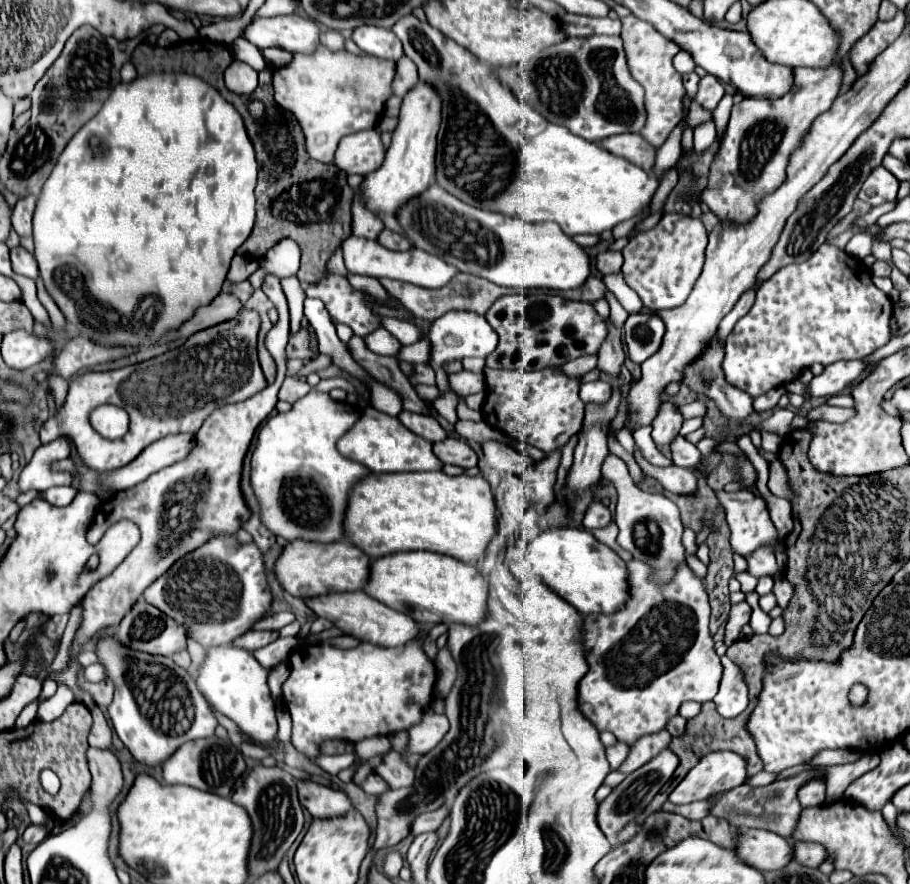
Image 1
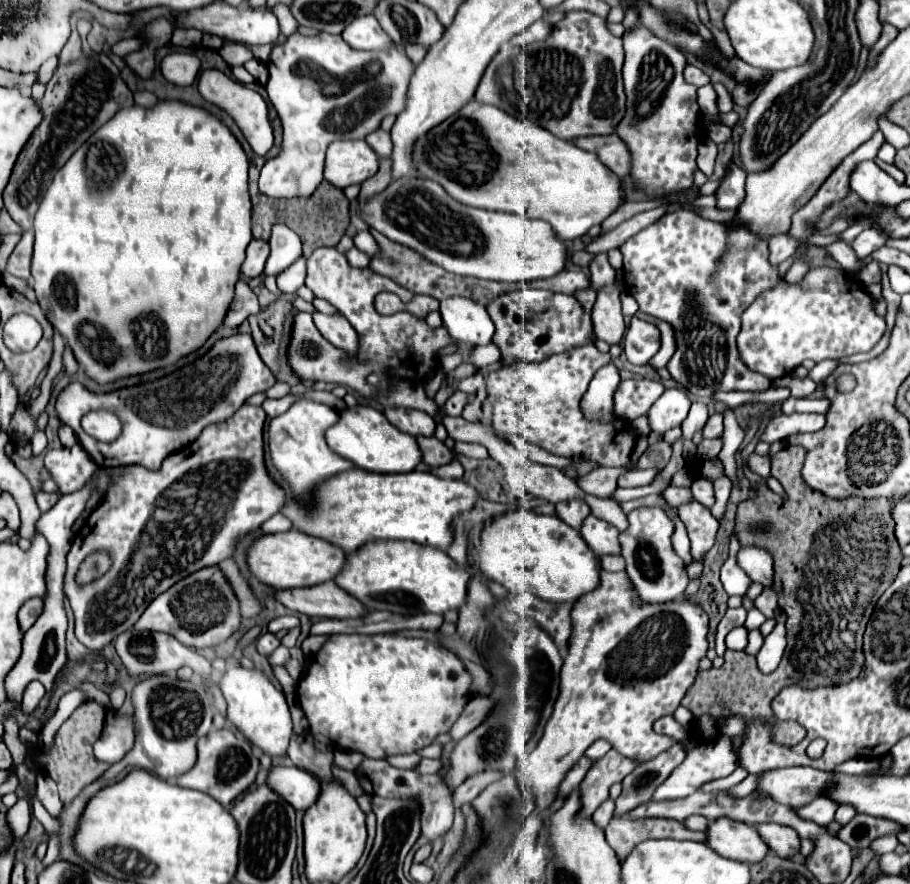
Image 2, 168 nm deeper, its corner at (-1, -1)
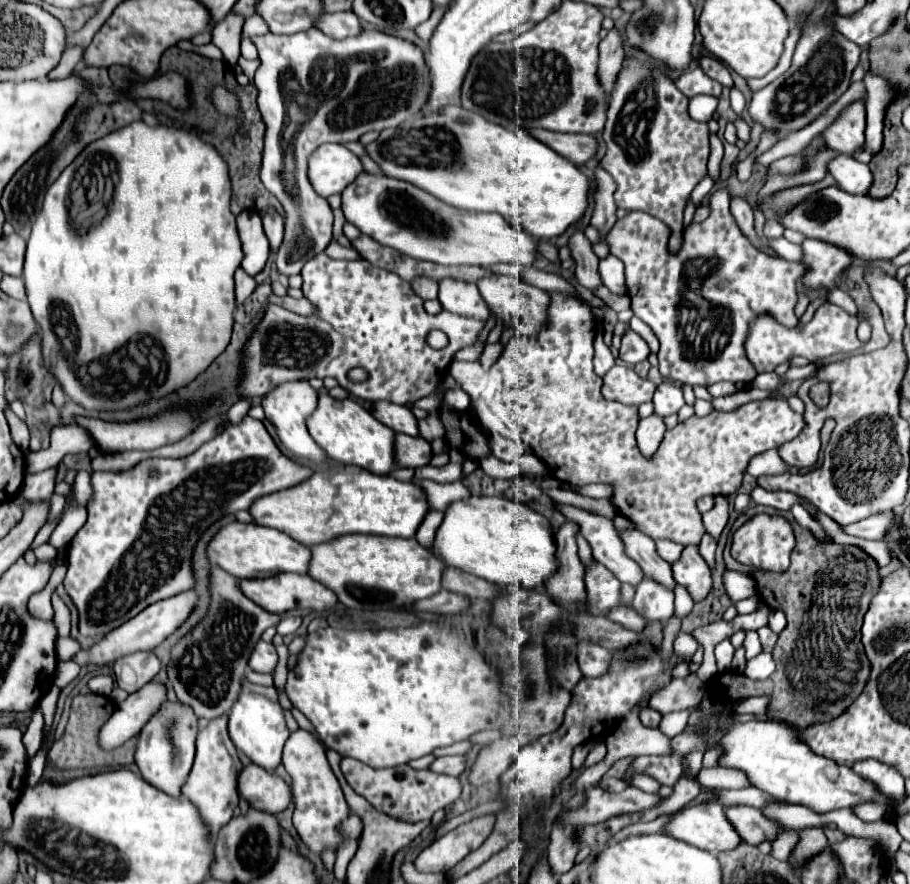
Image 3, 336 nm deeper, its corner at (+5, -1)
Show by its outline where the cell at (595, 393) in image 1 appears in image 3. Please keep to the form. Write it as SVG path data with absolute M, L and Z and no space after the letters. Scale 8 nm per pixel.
M596 336L594 339L594 371L600 377L603 377L608 370L615 365L615 358L613 357L610 348L604 346L602 336Z

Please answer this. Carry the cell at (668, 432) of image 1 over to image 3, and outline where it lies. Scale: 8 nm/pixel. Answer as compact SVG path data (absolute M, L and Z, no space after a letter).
M662 382L654 392L654 414L666 418L670 414L676 414L682 406L682 388L674 386L674 382Z

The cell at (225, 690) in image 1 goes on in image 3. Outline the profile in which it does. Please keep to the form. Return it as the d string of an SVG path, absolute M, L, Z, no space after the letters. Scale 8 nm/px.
M240 692L230 714L228 714L228 732L236 748L246 754L254 764L274 770L282 762L282 748L290 736L290 730L284 720L284 710L278 702L268 700L262 694Z

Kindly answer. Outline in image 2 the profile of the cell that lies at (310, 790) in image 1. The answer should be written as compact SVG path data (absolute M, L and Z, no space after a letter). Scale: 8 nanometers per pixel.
M272 766L266 782L296 810L308 810L320 794L320 782L310 772L296 766Z

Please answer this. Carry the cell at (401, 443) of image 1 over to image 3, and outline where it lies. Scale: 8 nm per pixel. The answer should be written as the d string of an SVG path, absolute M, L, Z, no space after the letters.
M324 394L318 404L318 410L308 418L308 432L332 460L360 466L372 474L390 474L396 468L394 430L378 422L368 410L350 398L338 402L336 398Z

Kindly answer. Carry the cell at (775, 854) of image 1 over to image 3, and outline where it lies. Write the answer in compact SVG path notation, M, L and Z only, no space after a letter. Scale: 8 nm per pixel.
M718 802L698 804L672 814L666 834L712 854L734 850L742 844L740 834L726 818L724 806Z

